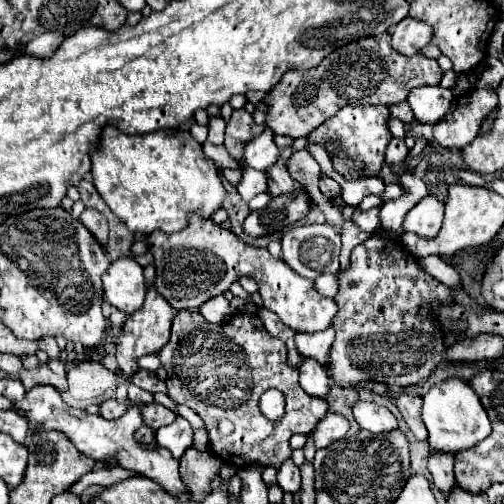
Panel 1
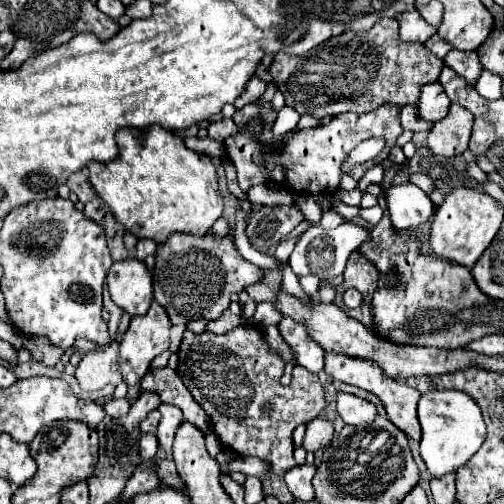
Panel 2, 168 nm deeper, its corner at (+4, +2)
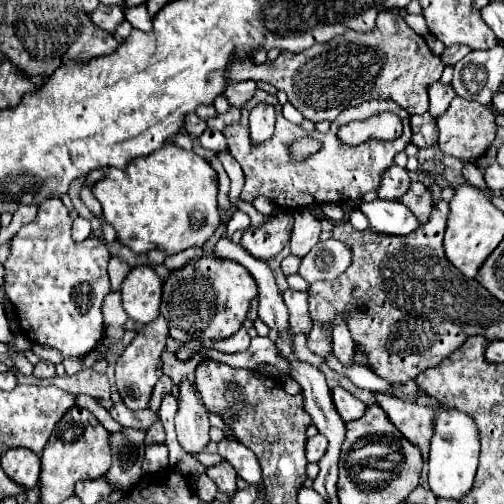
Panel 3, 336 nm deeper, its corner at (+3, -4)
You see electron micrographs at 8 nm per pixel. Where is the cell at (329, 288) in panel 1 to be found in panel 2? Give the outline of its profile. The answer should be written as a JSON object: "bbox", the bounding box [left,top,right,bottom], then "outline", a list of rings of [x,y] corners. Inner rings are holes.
{"bbox":[298,276,318,298],"outline":[[[302,276],[302,278],[298,278],[300,280],[300,286],[302,286],[302,290],[306,292],[306,294],[310,294],[312,298],[316,298],[316,294],[318,294],[318,278],[314,278],[314,276]]]}

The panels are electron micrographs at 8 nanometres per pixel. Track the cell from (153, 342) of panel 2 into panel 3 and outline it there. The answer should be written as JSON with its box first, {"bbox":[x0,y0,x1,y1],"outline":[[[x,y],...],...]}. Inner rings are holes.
{"bbox":[115,316,169,410],"outline":[[[159,316],[151,324],[145,324],[137,332],[135,340],[119,356],[117,366],[115,366],[115,384],[117,384],[117,390],[121,394],[121,400],[125,402],[125,406],[129,410],[143,410],[143,408],[147,408],[147,402],[151,398],[151,390],[157,384],[159,376],[163,376],[161,374],[161,354],[165,350],[167,338],[169,338],[167,322],[165,322],[163,316]]]}

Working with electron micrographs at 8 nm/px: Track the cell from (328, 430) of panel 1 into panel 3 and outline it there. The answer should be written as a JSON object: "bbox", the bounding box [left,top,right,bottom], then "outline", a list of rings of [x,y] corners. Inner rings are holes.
{"bbox":[305,434,327,462],"outline":[[[317,434],[317,436],[313,436],[313,438],[307,440],[305,448],[307,448],[305,450],[307,452],[307,460],[309,462],[319,462],[321,456],[325,454],[325,450],[327,450],[327,438],[321,436],[321,434]]]}

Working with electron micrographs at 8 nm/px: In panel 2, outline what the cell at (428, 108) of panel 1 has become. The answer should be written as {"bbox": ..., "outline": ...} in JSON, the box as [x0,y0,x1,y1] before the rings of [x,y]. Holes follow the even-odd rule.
{"bbox":[418,82,450,122],"outline":[[[432,82],[432,84],[422,86],[418,108],[422,112],[422,118],[432,120],[432,122],[438,122],[448,114],[450,98],[446,96],[444,88],[440,86],[440,82]]]}

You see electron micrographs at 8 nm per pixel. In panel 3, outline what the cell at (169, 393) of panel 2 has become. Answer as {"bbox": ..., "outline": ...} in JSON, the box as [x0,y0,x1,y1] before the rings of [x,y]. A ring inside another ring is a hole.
{"bbox":[163,352,197,400],"outline":[[[163,352],[163,374],[169,376],[173,382],[175,382],[175,388],[171,390],[171,394],[179,400],[179,384],[183,378],[189,378],[193,376],[197,368],[197,356],[193,356],[191,360],[187,362],[181,362],[173,352]]]}

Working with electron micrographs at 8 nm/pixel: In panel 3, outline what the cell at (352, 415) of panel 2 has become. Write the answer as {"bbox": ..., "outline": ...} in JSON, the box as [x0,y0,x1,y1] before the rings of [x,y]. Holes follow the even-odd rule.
{"bbox":[333,388,365,422],"outline":[[[333,388],[333,402],[335,402],[335,408],[339,412],[339,416],[345,420],[345,422],[351,422],[351,420],[359,420],[363,418],[363,412],[365,412],[365,404],[361,400],[357,400],[355,396],[351,396],[347,390],[343,388]]]}

